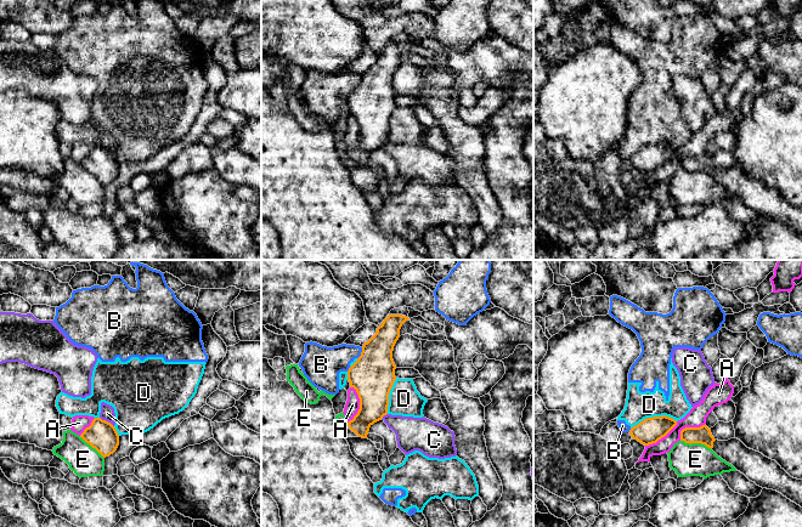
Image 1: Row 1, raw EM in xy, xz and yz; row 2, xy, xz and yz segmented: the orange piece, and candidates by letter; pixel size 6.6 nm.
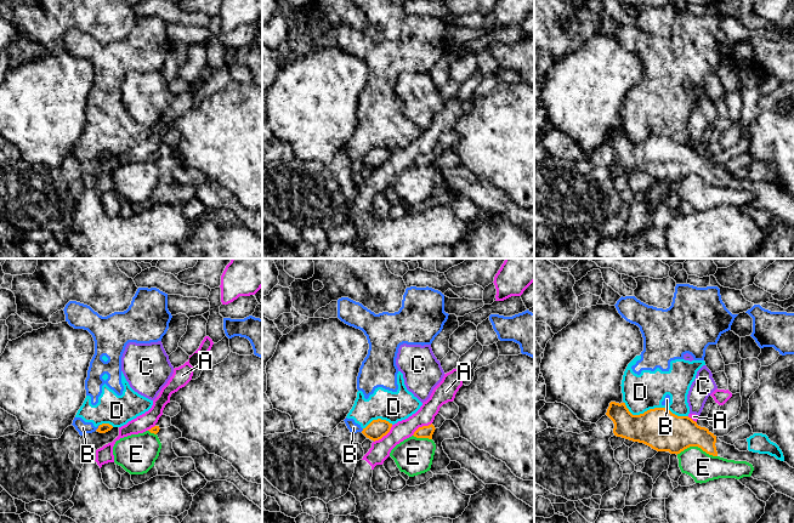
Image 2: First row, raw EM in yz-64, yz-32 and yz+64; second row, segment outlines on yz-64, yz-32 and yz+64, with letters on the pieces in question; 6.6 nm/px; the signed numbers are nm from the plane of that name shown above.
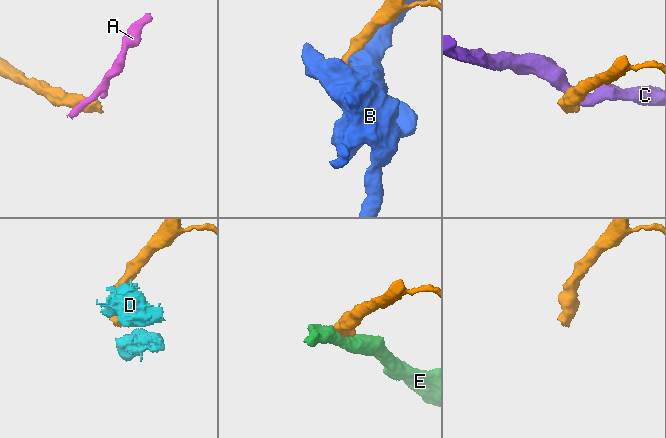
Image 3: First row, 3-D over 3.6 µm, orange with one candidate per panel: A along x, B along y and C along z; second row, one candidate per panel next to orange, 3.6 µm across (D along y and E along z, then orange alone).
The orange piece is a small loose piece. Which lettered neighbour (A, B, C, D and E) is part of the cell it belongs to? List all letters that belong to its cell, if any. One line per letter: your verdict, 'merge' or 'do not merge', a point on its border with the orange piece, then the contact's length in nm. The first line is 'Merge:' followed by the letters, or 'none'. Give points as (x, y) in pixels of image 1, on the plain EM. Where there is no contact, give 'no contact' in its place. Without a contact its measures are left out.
Merge: none
A: do not merge | xz (360, 132) | 260 nm
B: do not merge | xz (361, 81) | 90 nm
C: do not merge | xy (107, 149) | 120 nm
D: do not merge | yz (653, 145) | 300 nm
E: do not merge | yz (696, 170) | 220 nm

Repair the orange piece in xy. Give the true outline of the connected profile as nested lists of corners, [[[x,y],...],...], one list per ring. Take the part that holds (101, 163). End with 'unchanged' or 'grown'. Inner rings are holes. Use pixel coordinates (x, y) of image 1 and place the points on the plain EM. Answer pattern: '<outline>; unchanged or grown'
[[[95,146],[80,165],[95,176],[103,186],[113,182],[119,174],[119,163],[115,155],[101,146]]]; unchanged

